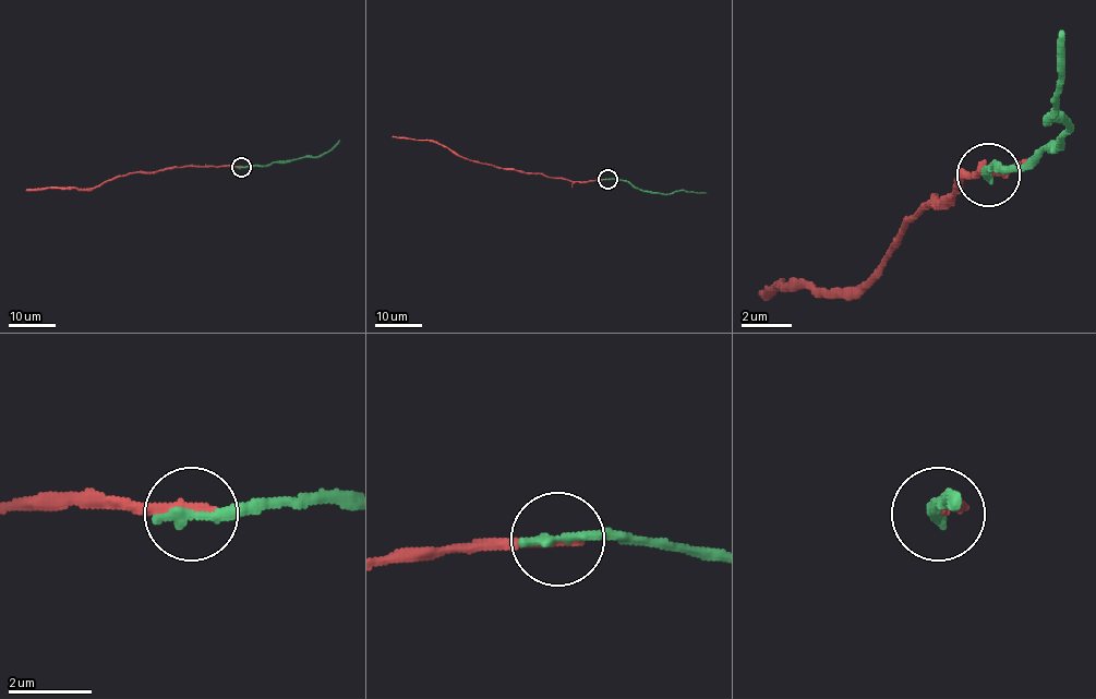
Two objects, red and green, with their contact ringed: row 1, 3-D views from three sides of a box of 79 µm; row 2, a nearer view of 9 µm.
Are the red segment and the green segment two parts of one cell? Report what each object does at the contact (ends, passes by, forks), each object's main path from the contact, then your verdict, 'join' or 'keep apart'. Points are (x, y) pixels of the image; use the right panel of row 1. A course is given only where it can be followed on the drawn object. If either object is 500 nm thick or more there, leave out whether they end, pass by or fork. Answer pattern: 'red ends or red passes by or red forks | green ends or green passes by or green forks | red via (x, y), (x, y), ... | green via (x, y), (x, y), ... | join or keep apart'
red ends | green ends | red via (989, 177), (1002, 170), (977, 170), (907, 220), (895, 245), (857, 289), (789, 289), (782, 284), (757, 296) | green via (989, 177), (996, 170), (1046, 152), (1064, 132), (1046, 120), (1059, 95), (1064, 32) | join

